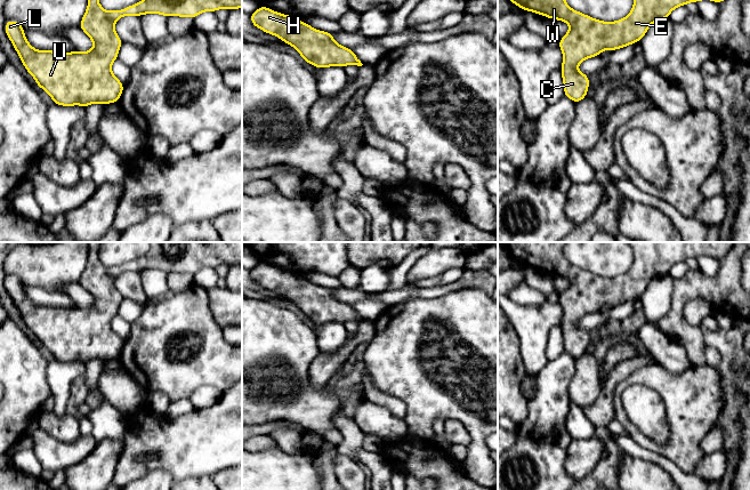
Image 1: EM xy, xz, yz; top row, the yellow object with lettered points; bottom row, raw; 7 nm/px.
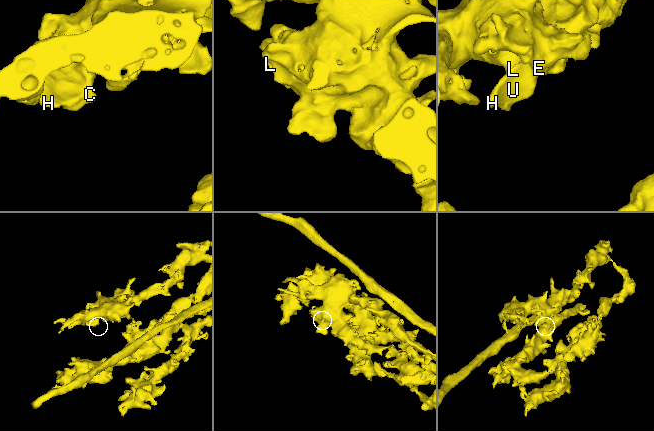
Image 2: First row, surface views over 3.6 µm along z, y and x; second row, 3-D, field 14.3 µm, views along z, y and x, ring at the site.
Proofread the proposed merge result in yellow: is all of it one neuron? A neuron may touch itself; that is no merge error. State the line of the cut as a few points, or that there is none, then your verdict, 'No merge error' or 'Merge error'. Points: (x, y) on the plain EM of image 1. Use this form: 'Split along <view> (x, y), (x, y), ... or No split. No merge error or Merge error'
No split. No merge error

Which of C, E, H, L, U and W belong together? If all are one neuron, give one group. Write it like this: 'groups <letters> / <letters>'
groups C E H L U W

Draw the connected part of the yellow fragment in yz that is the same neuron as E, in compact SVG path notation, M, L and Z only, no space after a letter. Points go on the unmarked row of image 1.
M566 242L501 243L507 248L508 256L523 267L530 266L553 276L558 275L570 280L570 287L559 295L558 303L564 312L561 323L564 351L575 360L587 353L589 345L589 331L576 326L581 318L598 313L605 305L614 307L640 297L654 278L667 275L677 263L686 262L688 258L699 258L700 256L711 256L720 259L736 248L736 242L628 242L634 251L631 267L620 276L603 278L572 265L563 251Z

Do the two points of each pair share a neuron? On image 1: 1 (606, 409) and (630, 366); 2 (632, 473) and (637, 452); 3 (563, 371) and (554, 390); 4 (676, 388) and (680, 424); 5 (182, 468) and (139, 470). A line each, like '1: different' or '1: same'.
1: same
2: different
3: same
4: same
5: same

